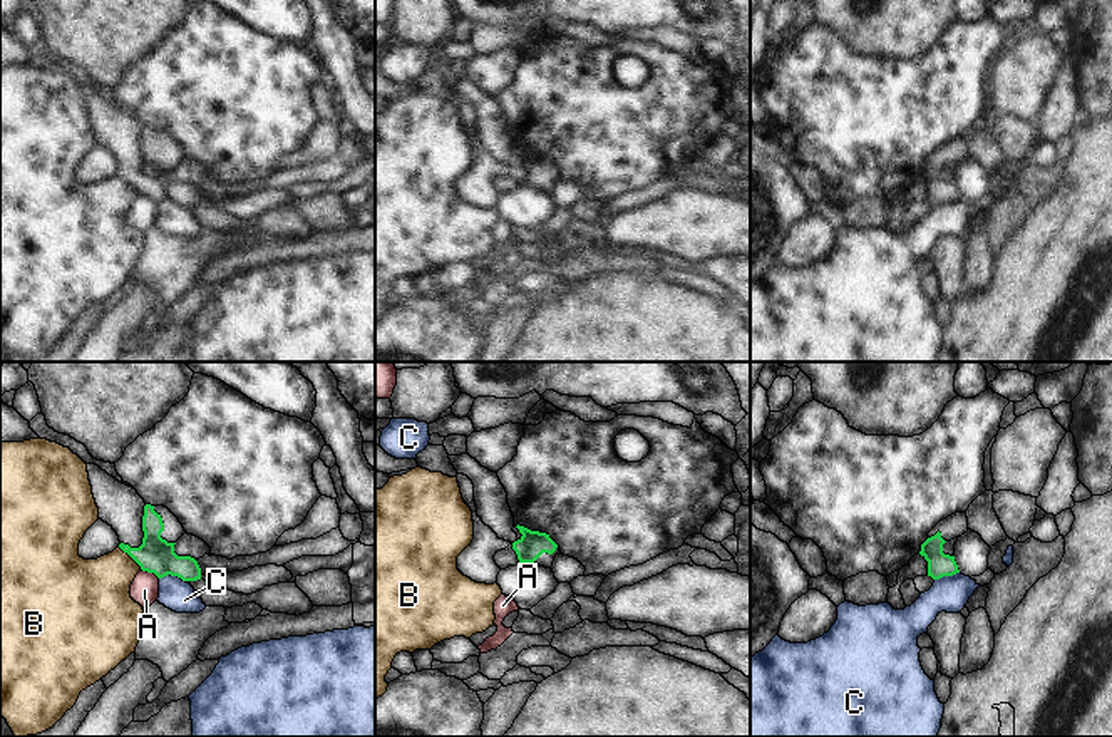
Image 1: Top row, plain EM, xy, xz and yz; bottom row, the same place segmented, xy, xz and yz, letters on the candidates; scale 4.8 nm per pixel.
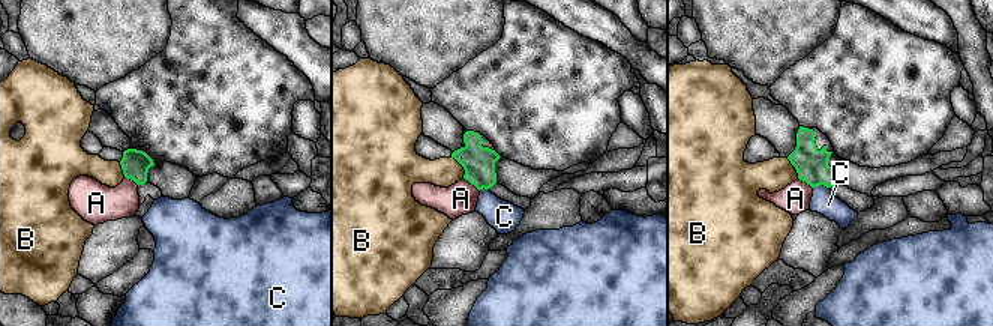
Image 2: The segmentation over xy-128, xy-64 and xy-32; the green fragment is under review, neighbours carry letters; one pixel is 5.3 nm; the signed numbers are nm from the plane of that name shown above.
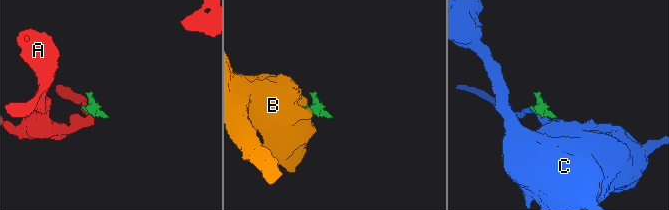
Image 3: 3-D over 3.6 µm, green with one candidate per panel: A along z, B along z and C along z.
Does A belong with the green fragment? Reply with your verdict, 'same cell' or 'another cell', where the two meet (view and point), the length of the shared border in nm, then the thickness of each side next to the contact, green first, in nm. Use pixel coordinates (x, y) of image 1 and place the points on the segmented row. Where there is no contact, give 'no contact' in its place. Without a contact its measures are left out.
another cell; meets green in xy at (151, 572); contact 100 nm long; 170 nm thick on the green side, 140 nm on the other

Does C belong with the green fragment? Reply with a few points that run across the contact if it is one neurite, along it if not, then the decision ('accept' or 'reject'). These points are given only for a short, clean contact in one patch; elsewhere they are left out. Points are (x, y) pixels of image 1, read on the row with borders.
line xy (159, 578), (176, 575), (185, 582); reject

